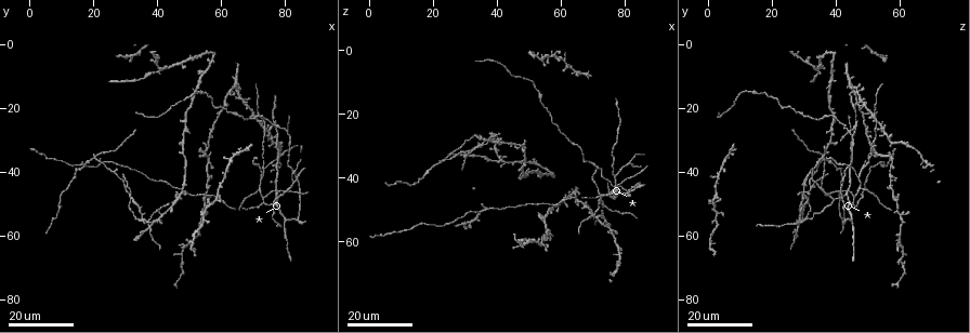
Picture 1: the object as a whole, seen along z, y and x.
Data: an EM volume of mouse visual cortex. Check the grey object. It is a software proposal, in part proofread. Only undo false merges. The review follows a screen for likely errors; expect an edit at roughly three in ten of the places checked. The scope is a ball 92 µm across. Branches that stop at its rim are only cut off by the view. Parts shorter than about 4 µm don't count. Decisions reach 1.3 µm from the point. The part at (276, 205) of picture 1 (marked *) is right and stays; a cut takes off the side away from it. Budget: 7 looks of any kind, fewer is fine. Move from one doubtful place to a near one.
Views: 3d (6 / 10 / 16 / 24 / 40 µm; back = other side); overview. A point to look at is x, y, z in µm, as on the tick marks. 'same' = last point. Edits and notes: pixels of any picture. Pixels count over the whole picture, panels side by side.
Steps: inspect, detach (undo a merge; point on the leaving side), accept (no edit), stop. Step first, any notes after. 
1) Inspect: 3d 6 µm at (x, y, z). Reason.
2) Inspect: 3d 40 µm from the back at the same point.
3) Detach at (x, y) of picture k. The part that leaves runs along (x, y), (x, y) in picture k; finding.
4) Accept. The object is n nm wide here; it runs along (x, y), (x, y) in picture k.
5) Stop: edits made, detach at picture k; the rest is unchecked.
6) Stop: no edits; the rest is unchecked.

Inspect: 3d 16 µm at (63, 13, 45). Thin arm on a thick one.

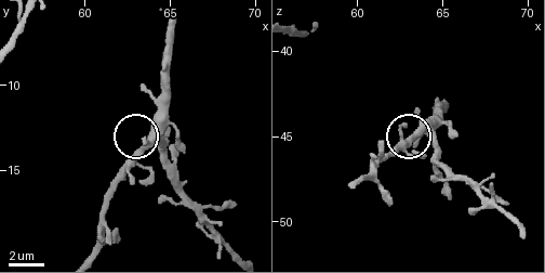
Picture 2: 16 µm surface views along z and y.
Inspect: 3d 6 µm at (63.6, 13.5, 44.5).

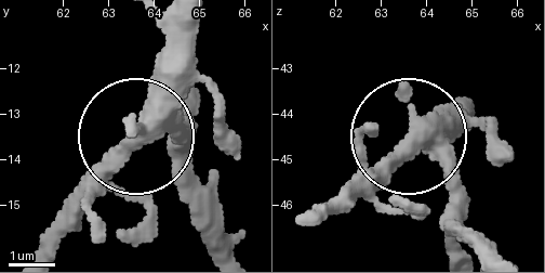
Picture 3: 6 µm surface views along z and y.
Accept. 3 arms meet here; it runs along (229, 244), (214, 197), (171, 139), (124, 151), (58, 217) in picture 3; continuous, no second neuron.

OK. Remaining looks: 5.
Inspect: 3d 16 µm at (76, 24, 46). Four or more arms meet.

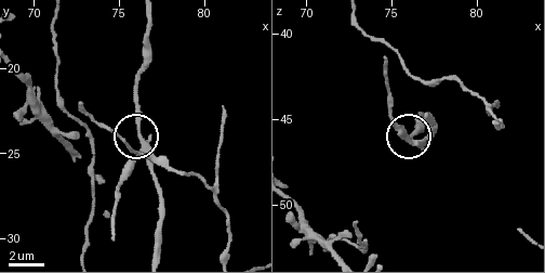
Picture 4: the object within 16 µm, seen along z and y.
Inspect: 3d 10 µm at (76.4, 24.9, 46.5). Zoom in.

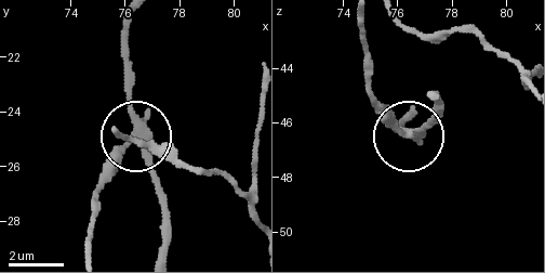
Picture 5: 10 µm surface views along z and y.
Detach at (110, 154) of picture 5. The object is 280 nm wide here; the part that leaves runs along (136, 137), (98, 183), (88, 252) in picture 5; two neurons meet here.

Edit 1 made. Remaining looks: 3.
Inspect: 3d 16 µm at (77, 48, 39). Three arms meet.

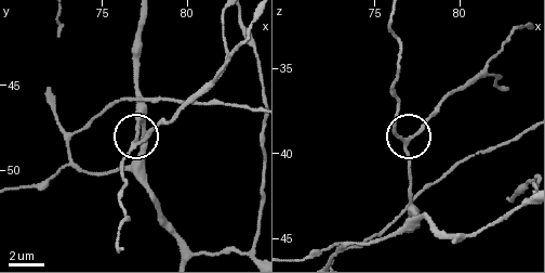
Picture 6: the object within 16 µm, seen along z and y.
Inspect: 3d 6 µm at (76.8, 48.7, 39.2).

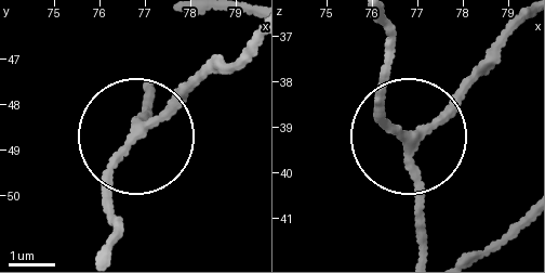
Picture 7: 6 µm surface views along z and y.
Accept. It runs along (154, 87), (137, 129), (220, 55) in picture 7; one neuron here.

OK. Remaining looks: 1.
Stop: edits made, detach at picture 5; the rest is unchecked.

